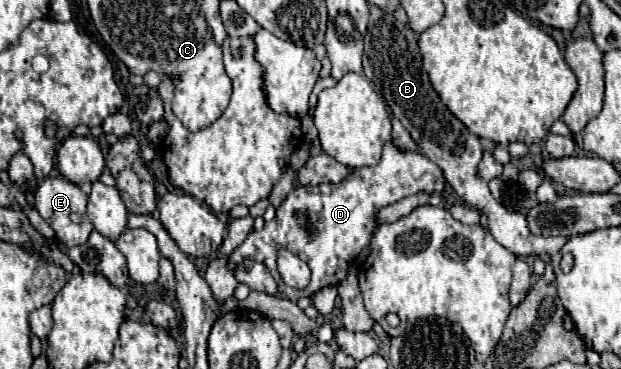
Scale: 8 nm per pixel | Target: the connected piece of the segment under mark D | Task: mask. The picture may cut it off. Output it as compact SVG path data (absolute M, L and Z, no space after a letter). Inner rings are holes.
M389 141L385 143L383 157L375 167L353 169L353 173L349 173L345 181L327 183L327 185L321 185L321 189L319 186L295 187L277 209L275 219L265 223L263 231L251 231L247 239L235 249L235 253L229 257L229 269L235 269L241 263L241 259L253 257L255 261L267 265L273 279L277 281L279 293L285 295L289 301L295 303L299 297L311 297L319 289L337 285L345 279L351 261L361 253L361 249L365 247L363 243L369 243L369 237L375 225L373 221L379 209L415 193L443 193L445 185L447 181L443 177L443 171L433 161L429 161L423 153L401 151ZM297 211L301 211L303 217L299 217ZM307 221L317 221L315 223L317 237L313 239L305 229ZM277 247L287 247L309 265L311 283L305 291L293 291L281 281L277 273L277 263L275 263Z

